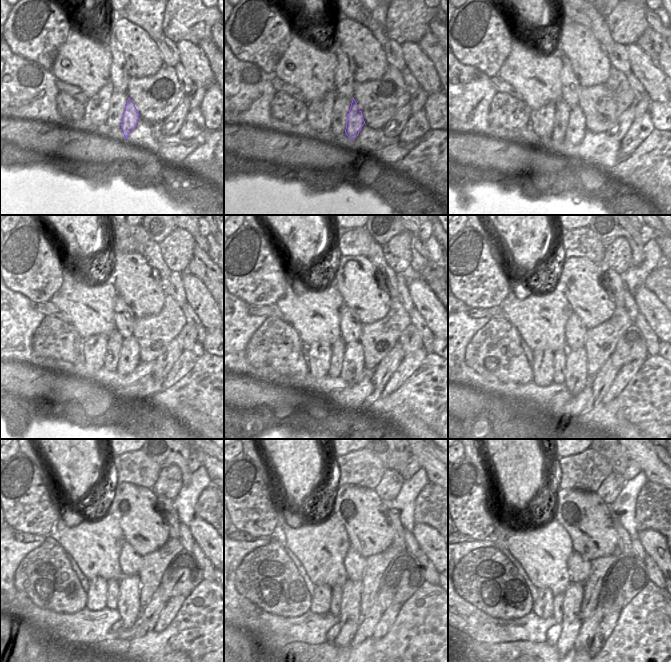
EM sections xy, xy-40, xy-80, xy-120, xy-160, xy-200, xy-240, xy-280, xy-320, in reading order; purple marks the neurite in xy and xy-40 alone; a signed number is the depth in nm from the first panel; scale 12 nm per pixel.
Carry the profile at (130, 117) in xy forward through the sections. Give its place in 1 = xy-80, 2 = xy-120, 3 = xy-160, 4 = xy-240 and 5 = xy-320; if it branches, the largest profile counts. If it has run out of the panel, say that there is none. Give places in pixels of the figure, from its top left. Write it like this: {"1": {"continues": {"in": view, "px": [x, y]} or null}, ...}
{"1": {"continues": {"in": "xy-80", "px": [576, 129]}}, "2": {"continues": {"in": "xy-120", "px": [129, 358]}}, "3": {"continues": {"in": "xy-160", "px": [353, 365]}}, "4": {"continues": {"in": "xy-240", "px": [126, 606]}}, "5": {"continues": {"in": "xy-320", "px": [571, 622]}}}

